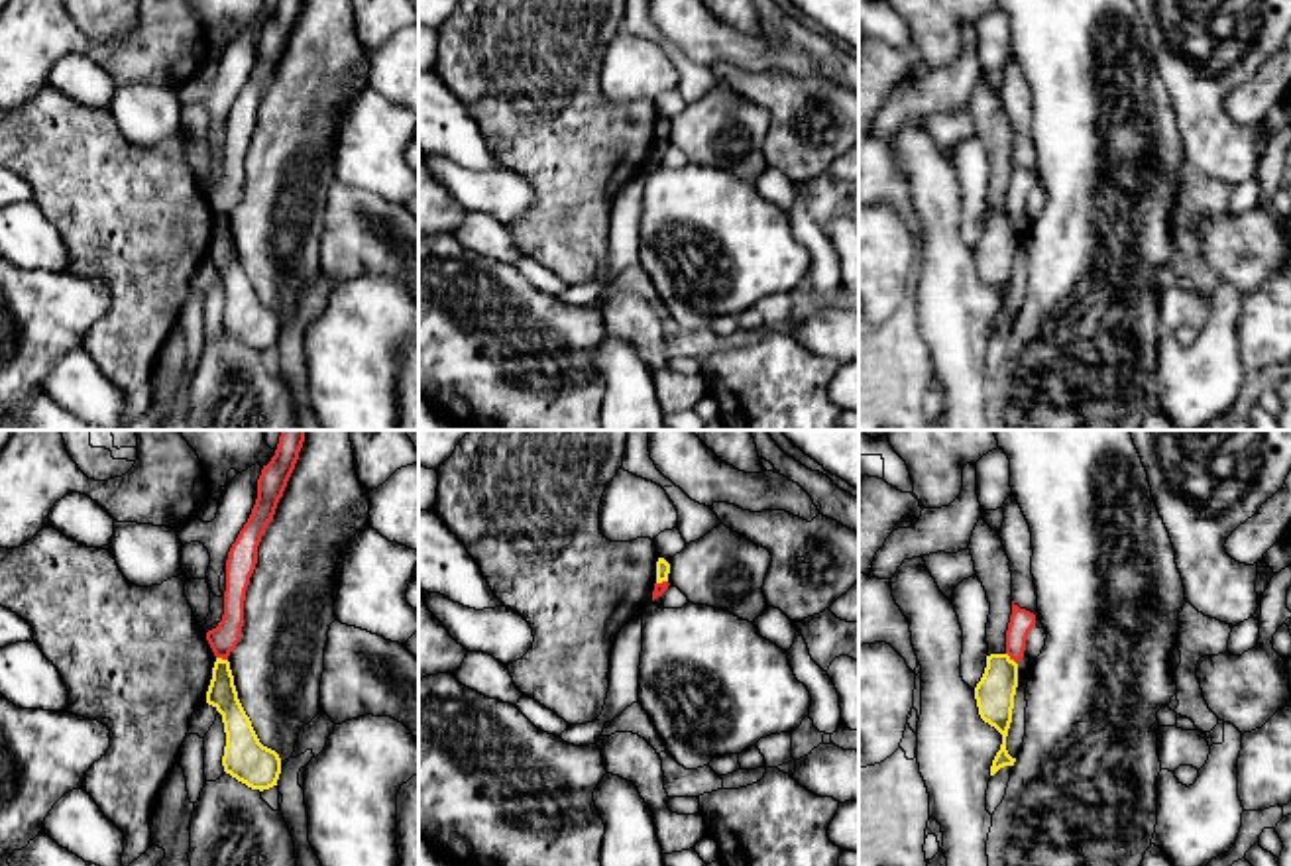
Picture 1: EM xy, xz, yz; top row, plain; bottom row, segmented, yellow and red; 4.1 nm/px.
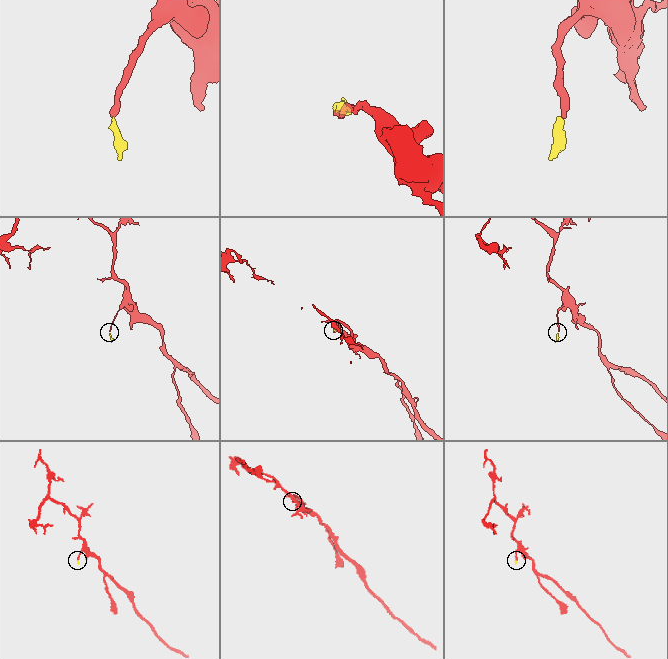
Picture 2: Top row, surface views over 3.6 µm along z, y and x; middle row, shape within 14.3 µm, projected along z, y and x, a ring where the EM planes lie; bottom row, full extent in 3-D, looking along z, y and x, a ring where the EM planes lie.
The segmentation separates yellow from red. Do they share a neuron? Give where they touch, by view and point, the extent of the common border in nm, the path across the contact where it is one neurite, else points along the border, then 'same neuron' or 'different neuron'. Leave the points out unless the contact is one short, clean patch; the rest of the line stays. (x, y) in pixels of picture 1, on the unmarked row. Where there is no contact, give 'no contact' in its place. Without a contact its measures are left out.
meets yellow in yz at (1009, 218); contact 70 nm long; border along yz (1007, 213), (1016, 224); different neuron

